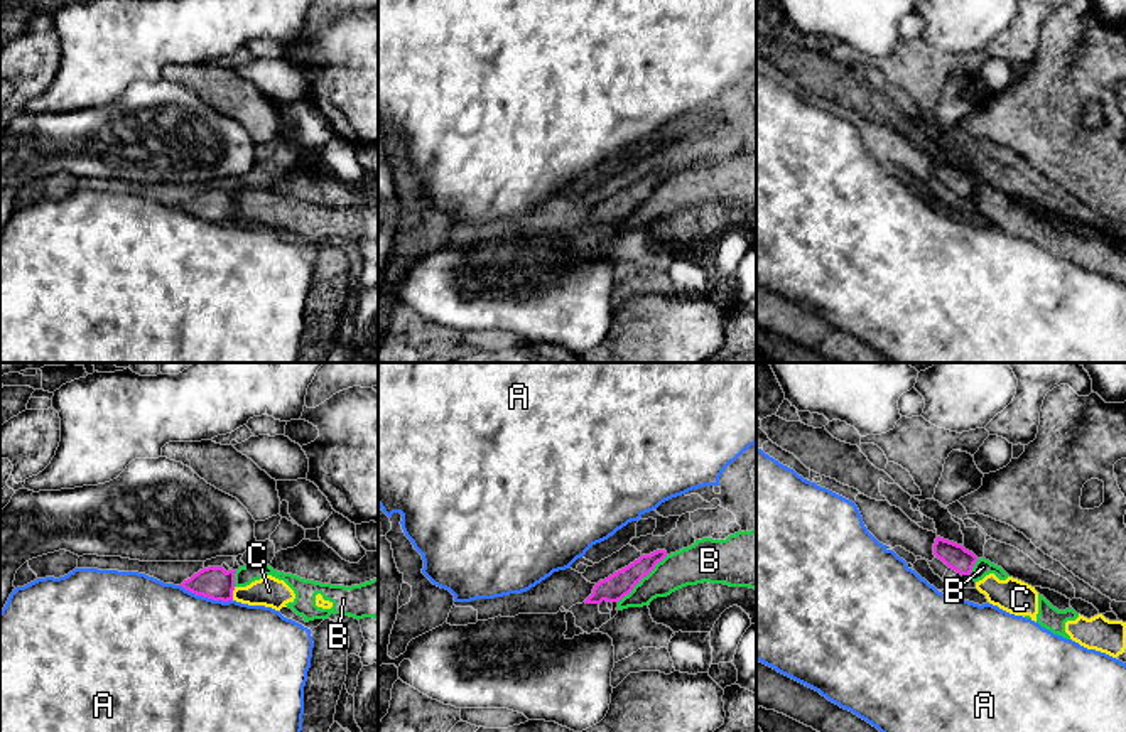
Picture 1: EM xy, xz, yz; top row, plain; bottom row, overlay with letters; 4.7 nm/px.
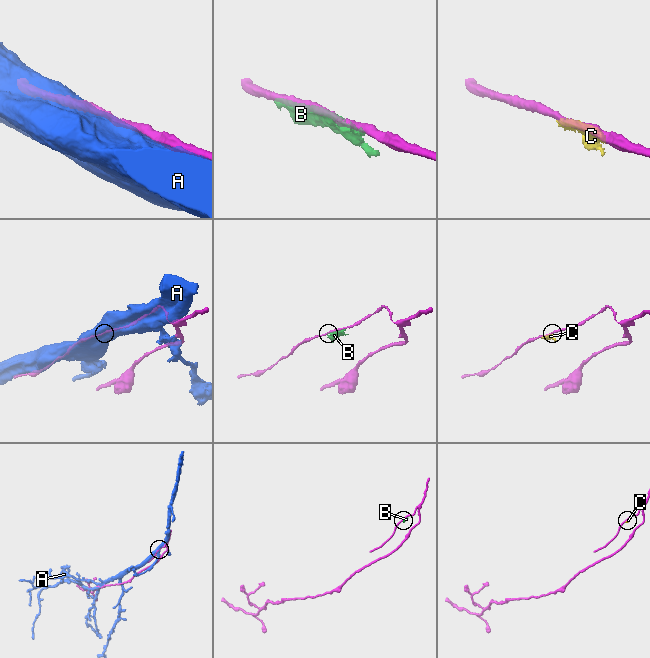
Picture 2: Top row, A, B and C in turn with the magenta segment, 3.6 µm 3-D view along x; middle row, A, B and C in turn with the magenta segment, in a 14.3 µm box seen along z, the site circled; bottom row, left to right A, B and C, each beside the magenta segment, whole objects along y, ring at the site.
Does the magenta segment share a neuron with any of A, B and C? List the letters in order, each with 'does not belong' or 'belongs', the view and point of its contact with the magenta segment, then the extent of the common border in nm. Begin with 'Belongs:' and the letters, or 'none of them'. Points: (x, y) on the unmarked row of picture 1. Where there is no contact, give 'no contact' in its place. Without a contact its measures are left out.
Belongs: none of them
A: does not belong; meets magenta in xy at (206, 218); contact 260 nm long
B: does not belong; meets magenta in xz at (642, 199); contact 340 nm long
C: does not belong; meets magenta in xy at (232, 216); contact 70 nm long

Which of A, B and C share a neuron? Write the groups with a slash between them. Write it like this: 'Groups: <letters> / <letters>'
Groups: A / B C

